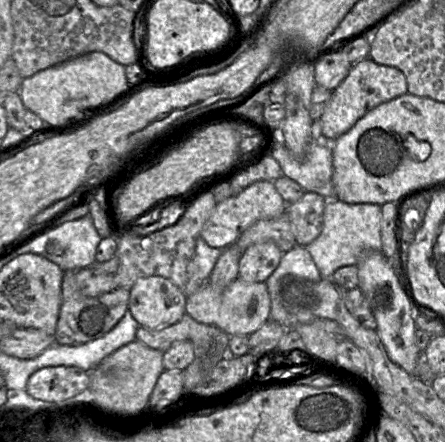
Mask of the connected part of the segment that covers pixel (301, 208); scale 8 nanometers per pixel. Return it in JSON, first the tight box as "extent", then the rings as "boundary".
{"extent":[286,192,327,247],"boundary":[[[306,192],[298,201],[286,205],[286,213],[298,245],[306,247],[319,236],[326,203],[327,199],[323,196]]]}

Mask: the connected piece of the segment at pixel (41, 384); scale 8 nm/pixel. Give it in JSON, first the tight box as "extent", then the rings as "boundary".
{"extent":[26,366,90,403],"boundary":[[[74,366],[45,367],[28,379],[26,392],[34,399],[56,403],[71,401],[88,389],[90,372]]]}

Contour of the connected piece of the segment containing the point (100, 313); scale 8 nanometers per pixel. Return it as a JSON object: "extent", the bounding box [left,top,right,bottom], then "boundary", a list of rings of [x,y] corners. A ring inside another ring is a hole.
{"extent":[55,271,130,346],"boundary":[[[64,271],[61,284],[61,306],[55,332],[55,344],[77,346],[96,340],[122,319],[128,310],[130,289],[116,288],[96,297],[83,295],[75,281],[75,271]]]}

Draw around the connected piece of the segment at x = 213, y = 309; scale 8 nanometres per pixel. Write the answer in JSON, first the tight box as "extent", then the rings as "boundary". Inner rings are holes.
{"extent":[186,278,271,336],"boundary":[[[240,278],[226,288],[214,288],[207,282],[187,297],[186,314],[196,322],[215,326],[229,336],[250,336],[270,319],[271,299],[265,282],[246,282]]]}

